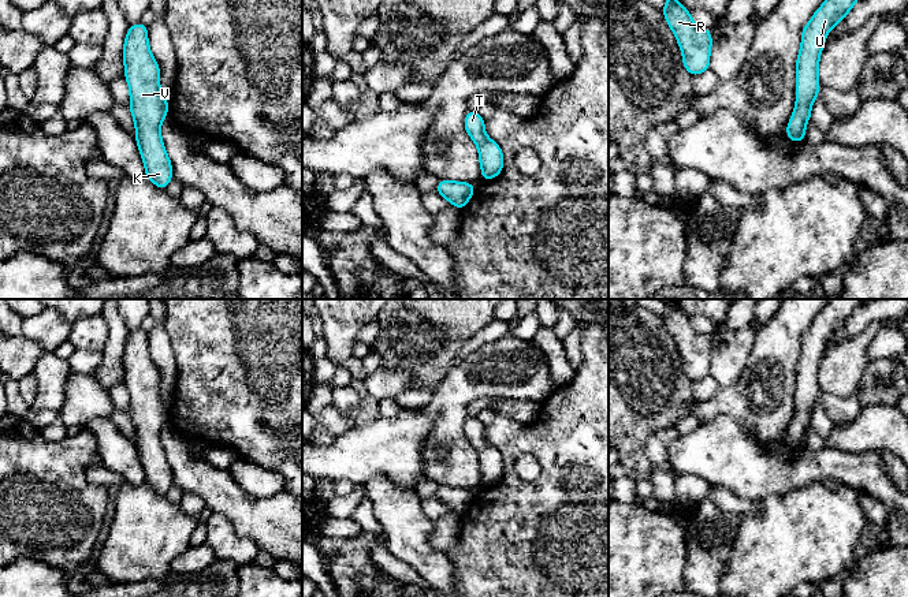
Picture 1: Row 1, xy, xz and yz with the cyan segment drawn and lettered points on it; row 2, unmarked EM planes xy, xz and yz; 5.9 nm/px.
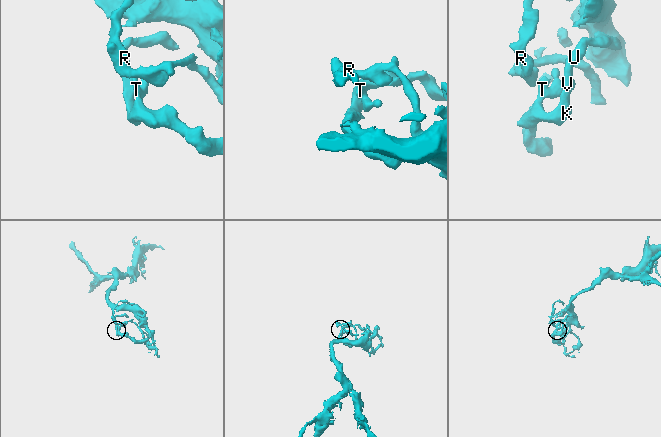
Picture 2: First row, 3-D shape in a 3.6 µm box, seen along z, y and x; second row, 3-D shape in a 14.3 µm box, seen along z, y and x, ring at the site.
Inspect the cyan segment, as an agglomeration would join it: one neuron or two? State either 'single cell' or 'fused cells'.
single cell

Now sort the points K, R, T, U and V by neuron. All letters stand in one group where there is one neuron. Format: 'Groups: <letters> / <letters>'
Groups: K R T U V

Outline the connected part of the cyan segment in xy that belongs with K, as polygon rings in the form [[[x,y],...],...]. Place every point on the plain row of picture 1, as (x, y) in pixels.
[[[144,329],[130,332],[123,351],[124,384],[130,396],[130,417],[135,430],[135,447],[145,470],[145,484],[159,495],[172,486],[172,470],[161,445],[161,428],[168,421],[168,407],[160,396],[160,373],[150,359],[148,333]]]

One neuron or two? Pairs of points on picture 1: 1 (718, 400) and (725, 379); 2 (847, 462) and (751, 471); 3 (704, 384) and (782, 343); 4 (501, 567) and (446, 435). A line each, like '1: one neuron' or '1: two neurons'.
1: two neurons
2: one neuron
3: two neurons
4: two neurons

